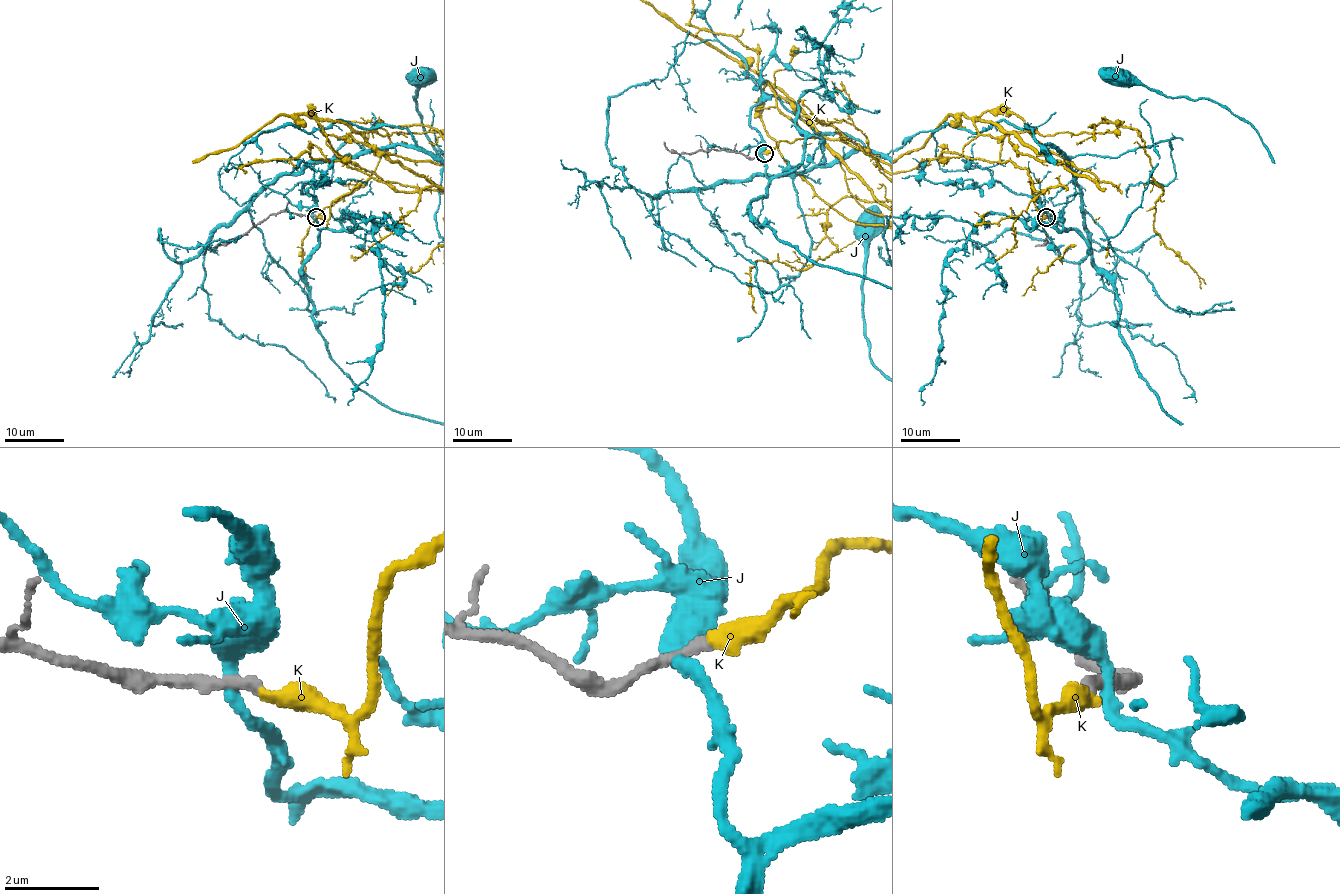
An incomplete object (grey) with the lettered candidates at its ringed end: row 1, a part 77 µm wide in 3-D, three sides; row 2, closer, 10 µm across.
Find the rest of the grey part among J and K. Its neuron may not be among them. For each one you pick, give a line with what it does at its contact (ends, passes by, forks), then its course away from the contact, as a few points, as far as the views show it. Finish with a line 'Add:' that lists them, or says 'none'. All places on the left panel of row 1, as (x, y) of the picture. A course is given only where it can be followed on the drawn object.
K: it ends there
Add: K

